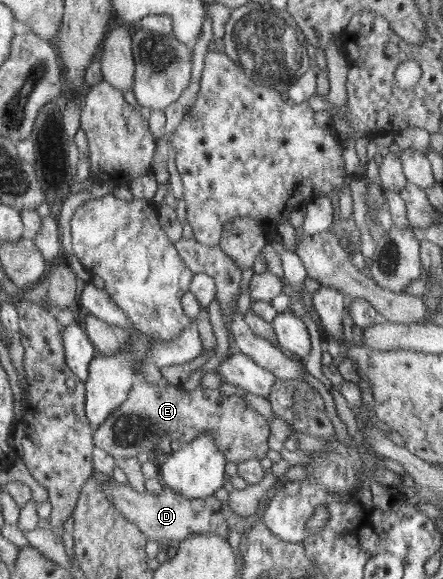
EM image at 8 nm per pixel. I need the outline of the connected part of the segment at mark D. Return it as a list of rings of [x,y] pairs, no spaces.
[[[114,479],[102,482],[106,497],[109,497],[110,501],[141,529],[147,540],[167,538],[169,541],[181,541],[192,534],[214,532],[229,541],[229,529],[232,525],[226,520],[224,505],[217,497],[211,495],[207,498],[189,499],[177,494],[172,488],[163,488],[159,495],[153,495],[148,491],[135,491],[129,484],[118,483]]]

